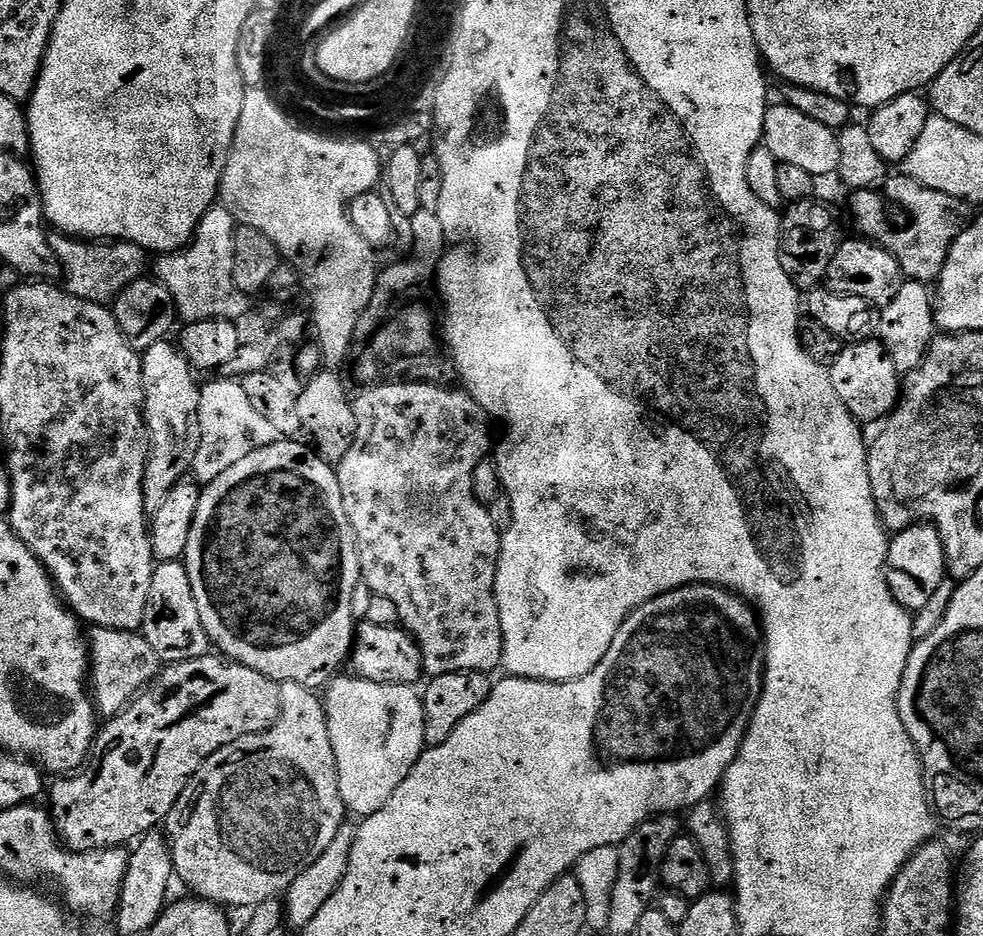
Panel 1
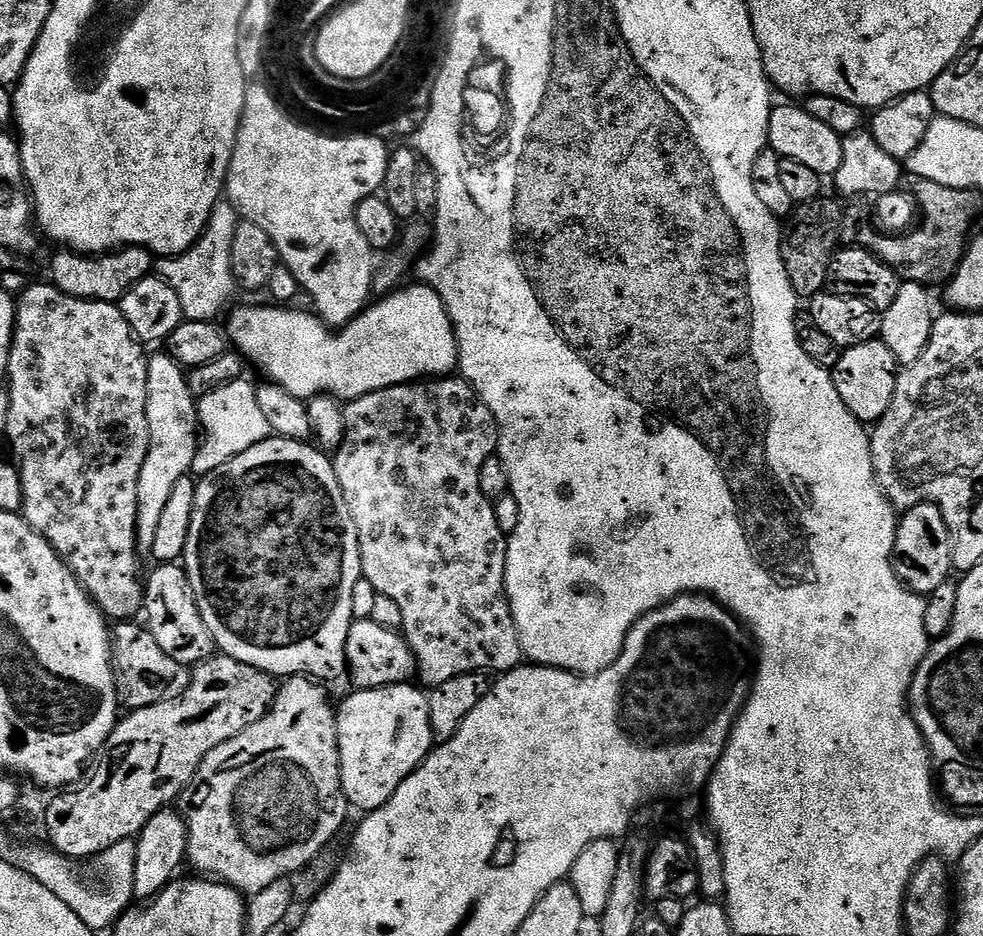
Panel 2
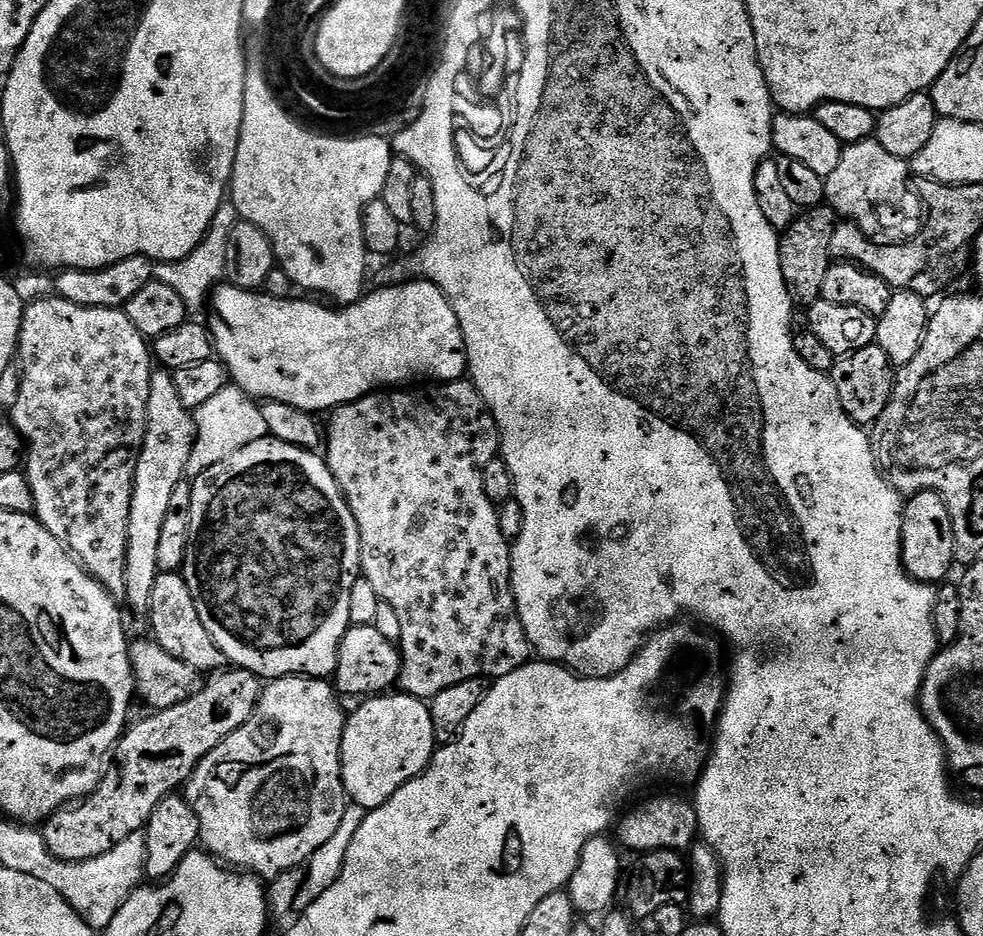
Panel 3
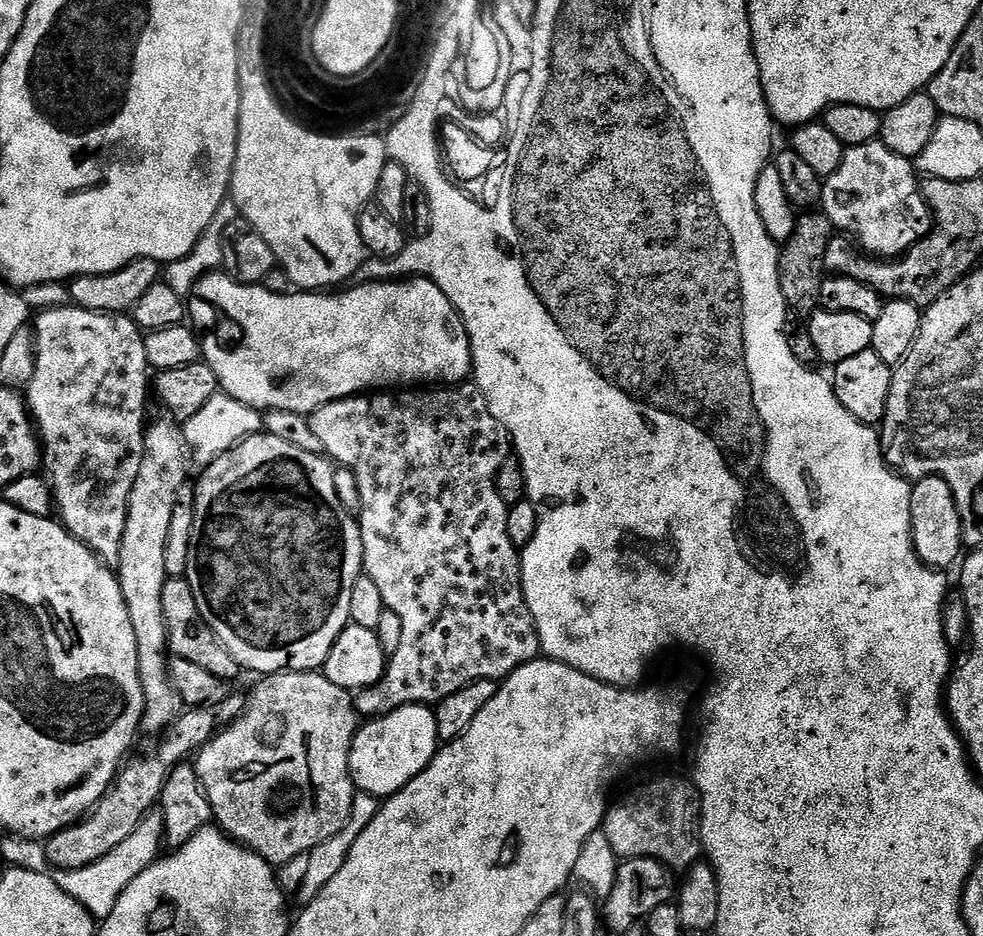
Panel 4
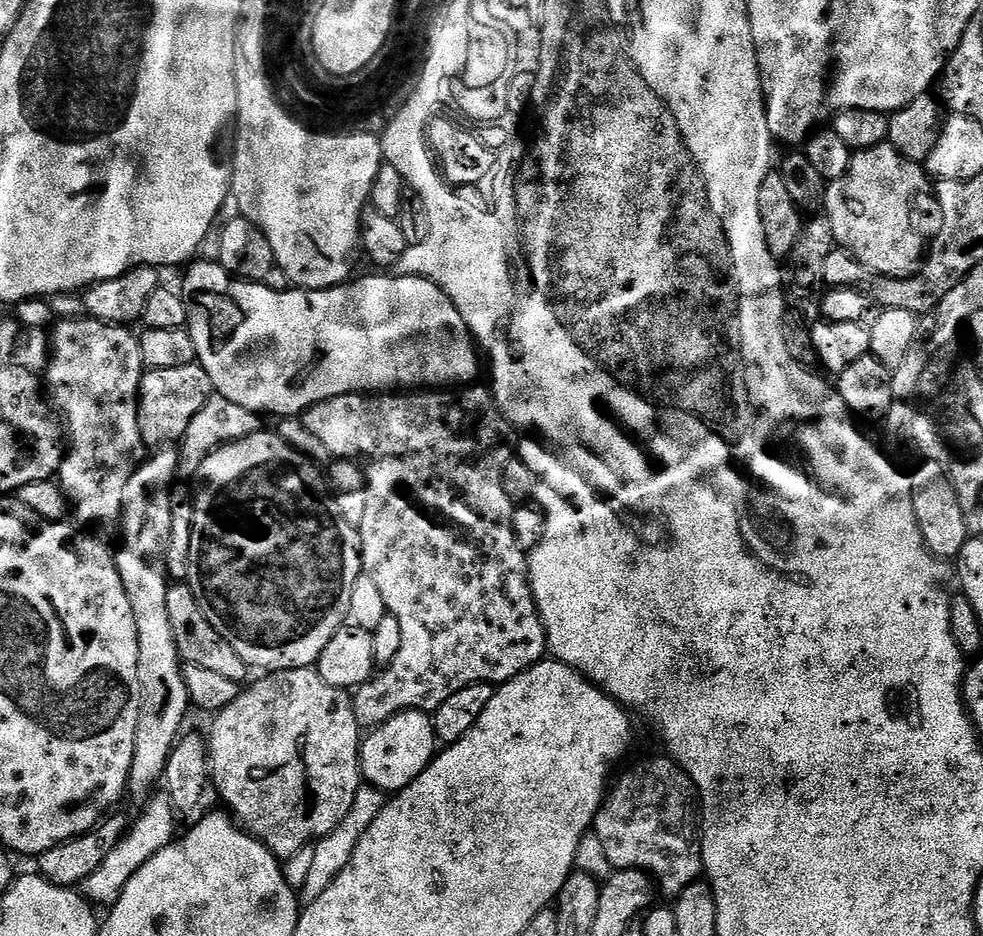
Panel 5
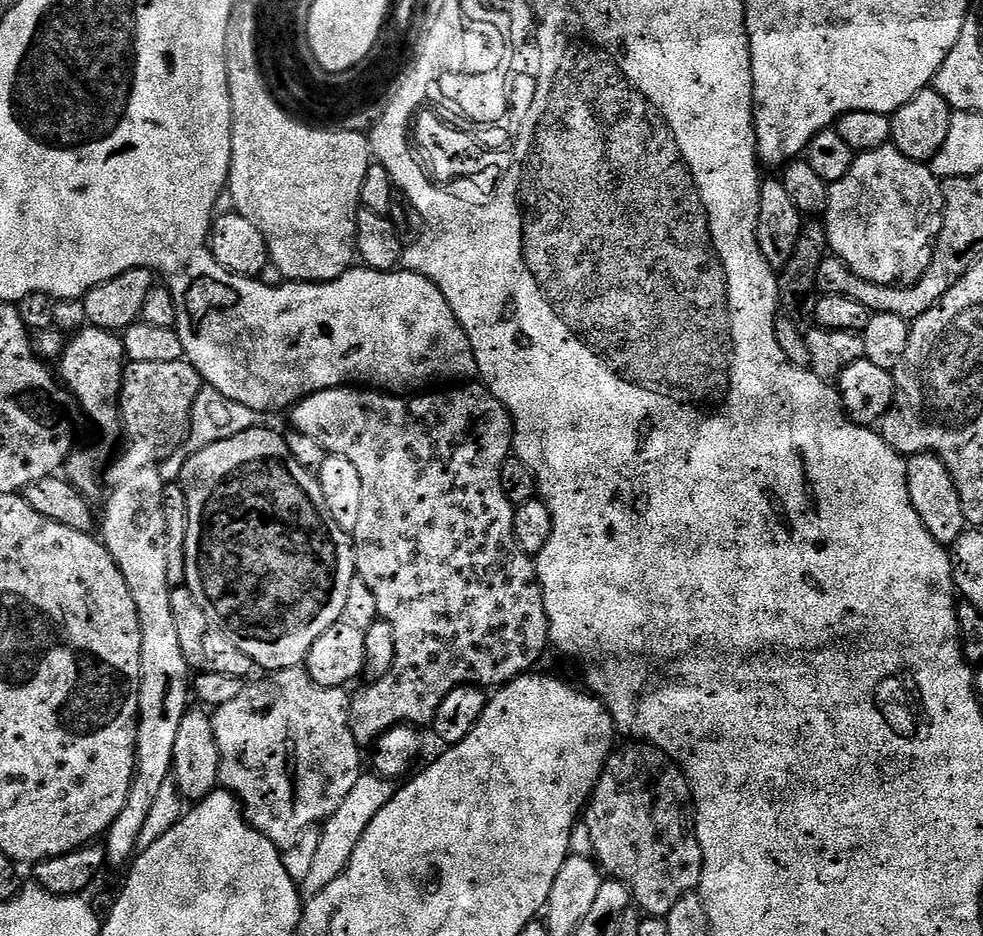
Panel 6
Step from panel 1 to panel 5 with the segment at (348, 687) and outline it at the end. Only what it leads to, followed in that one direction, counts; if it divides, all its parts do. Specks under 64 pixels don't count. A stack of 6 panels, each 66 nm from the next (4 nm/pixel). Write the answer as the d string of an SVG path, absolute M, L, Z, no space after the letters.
M399 712L361 739L360 771L369 785L385 794L395 794L417 780L428 769L437 752L433 717L426 712Z

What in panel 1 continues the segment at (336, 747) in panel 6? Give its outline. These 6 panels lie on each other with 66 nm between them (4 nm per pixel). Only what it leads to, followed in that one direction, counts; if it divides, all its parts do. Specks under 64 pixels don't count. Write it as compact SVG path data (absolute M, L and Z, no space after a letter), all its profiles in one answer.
M284 682L280 684L280 716L277 720L271 724L265 732L251 732L249 736L243 736L238 738L234 742L230 742L230 746L222 746L222 750L218 750L213 756L208 756L202 762L202 766L196 773L192 776L192 781L189 782L185 788L182 790L182 794L178 798L178 802L174 802L174 806L170 810L166 821L166 835L168 838L168 845L172 847L172 866L175 872L175 875L178 877L179 883L180 880L188 888L193 888L195 895L197 897L210 900L215 904L221 906L227 906L229 909L232 908L245 908L245 910L251 910L257 908L262 902L267 900L275 900L277 898L283 897L288 891L288 888L291 886L295 879L298 878L300 872L308 867L309 864L315 862L316 859L323 857L325 853L332 848L332 843L334 838L338 834L338 830L346 822L346 809L344 803L342 802L342 794L338 790L338 770L336 769L336 759L334 758L334 746L330 746L330 738L328 737L328 719L324 713L324 702L323 699L313 689L303 685L303 684L293 684L291 682Z

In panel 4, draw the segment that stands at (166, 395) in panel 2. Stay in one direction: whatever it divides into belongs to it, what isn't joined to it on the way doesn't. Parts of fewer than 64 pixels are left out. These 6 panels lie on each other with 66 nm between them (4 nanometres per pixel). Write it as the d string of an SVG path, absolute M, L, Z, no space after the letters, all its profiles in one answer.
M175 419L156 420L147 425L144 434L144 457L142 470L138 470L138 478L134 488L130 490L126 530L122 534L122 548L118 565L118 579L122 598L126 598L126 610L130 610L130 622L134 626L134 638L138 638L138 670L144 695L144 717L140 727L146 733L163 734L168 731L176 717L181 715L182 701L172 680L168 677L168 635L162 618L162 586L169 580L166 572L166 546L170 522L176 505L178 490L186 483L184 471L189 471L190 457L184 447L184 434L181 425Z

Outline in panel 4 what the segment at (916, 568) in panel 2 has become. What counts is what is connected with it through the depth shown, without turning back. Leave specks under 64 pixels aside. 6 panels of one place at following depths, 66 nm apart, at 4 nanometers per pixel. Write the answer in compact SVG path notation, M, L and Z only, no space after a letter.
M927 476L912 484L910 498L910 518L912 519L912 541L916 557L929 568L948 570L952 563L959 561L965 547L964 531L958 514L958 506L950 486L940 476Z

